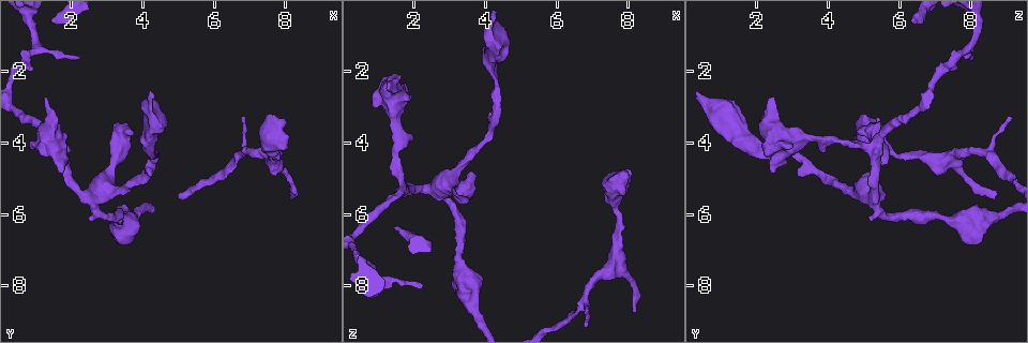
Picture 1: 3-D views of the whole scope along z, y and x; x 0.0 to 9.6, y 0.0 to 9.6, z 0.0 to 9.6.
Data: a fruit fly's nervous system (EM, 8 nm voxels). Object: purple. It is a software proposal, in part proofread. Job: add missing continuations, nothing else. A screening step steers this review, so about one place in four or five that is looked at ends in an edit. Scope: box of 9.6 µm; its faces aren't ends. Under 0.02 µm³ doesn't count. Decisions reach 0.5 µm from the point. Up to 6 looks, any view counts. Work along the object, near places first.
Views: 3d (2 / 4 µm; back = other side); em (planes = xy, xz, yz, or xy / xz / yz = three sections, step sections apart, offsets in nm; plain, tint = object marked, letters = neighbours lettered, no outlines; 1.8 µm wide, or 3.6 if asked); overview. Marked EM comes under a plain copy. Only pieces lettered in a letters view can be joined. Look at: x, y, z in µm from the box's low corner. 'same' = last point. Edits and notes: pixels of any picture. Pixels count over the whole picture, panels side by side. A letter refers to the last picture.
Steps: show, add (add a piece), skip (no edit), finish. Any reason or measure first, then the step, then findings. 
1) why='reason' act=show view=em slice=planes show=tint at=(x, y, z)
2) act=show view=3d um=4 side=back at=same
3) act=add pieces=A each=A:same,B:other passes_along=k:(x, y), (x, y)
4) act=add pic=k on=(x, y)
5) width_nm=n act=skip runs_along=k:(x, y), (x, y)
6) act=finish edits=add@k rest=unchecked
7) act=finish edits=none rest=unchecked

why='calibre changes' act=show view=em slice=planes show=letters at=(7.65, 4.45, 7.30)

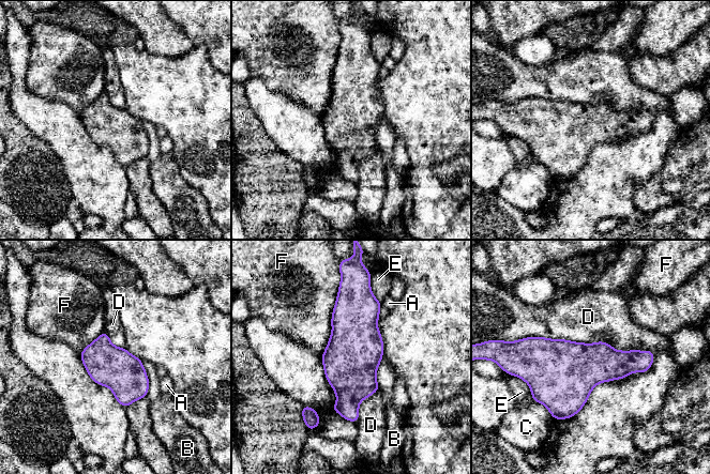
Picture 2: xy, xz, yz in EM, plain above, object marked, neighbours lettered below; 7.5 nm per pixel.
act=skip each=A:other,B:other,C:other,D:other,E:other,F:other found='none of them fits'

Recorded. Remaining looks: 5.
why='an open end' act=show view=3d um=2 at=(8.10, 5.40, 8.75)

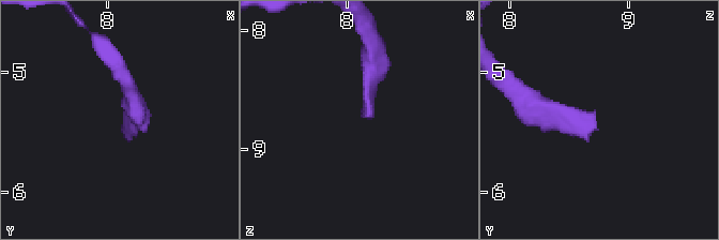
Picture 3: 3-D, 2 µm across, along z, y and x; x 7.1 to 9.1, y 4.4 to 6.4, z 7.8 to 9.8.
act=show view=em slice=planes show=letters at=(8.14, 5.44, 8.70)

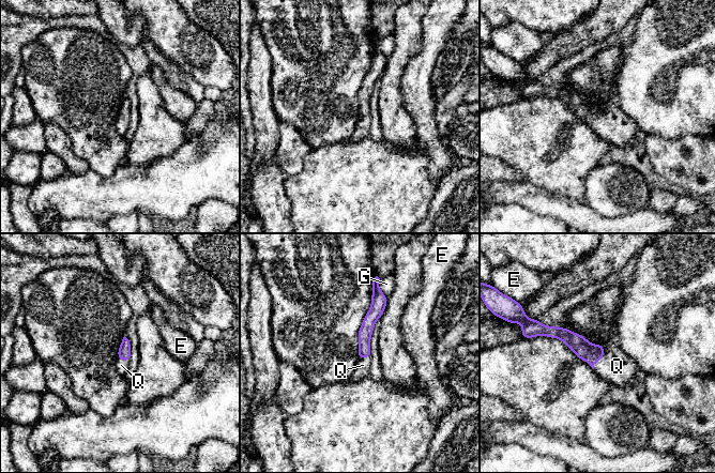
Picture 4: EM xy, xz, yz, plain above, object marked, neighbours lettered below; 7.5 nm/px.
width_nm=100 act=add pieces=Q each=E:other,G:other,Q:same found='it goes on there'

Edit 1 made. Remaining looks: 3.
why='thick end' act=show view=em slice=planes show=letters at=(1.70, 4.75, 2.40)

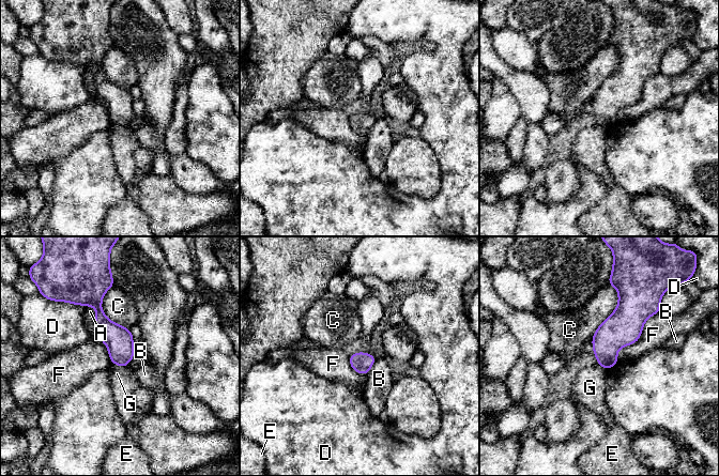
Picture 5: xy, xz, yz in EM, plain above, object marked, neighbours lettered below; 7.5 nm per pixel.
act=skip each=A:other,B:other,C:other,D:other,E:other,F:other,G:other border=5:(117, 365), (126, 367) found='none of them fits'

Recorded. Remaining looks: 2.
act=finish edits=add@4 rest=unchecked

